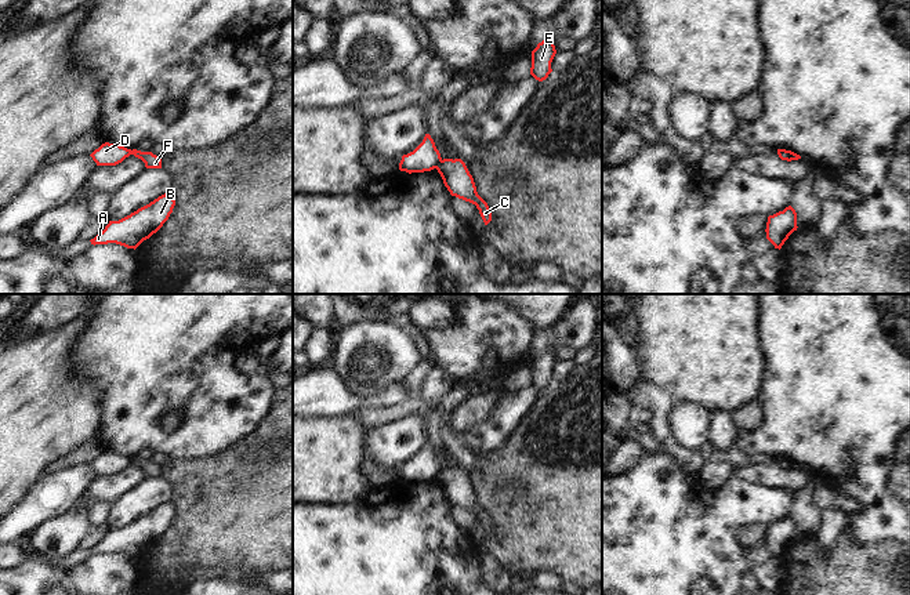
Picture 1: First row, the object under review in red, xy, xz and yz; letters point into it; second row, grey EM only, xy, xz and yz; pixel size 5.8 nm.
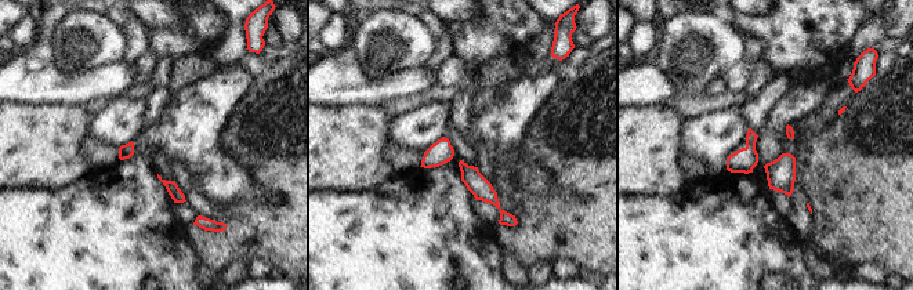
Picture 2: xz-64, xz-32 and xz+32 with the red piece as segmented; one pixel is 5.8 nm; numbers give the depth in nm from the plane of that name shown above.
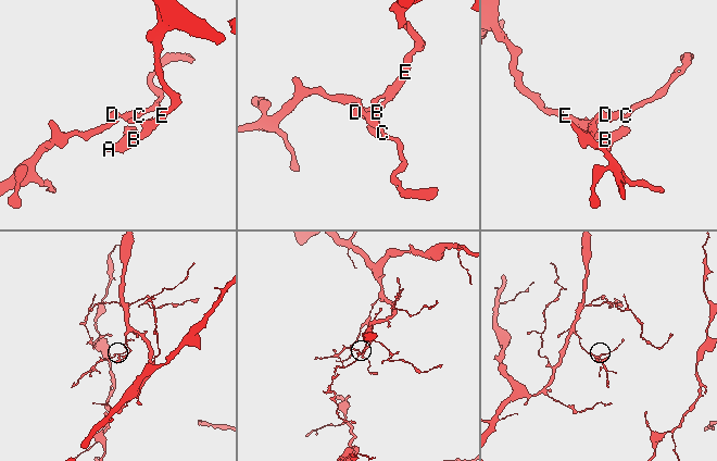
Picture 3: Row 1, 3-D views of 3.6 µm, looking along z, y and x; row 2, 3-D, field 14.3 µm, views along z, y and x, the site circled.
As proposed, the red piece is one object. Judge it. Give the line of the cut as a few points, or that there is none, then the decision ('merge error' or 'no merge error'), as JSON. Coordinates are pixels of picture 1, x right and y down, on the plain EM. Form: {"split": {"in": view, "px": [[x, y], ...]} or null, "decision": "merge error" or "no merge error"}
{"split": {"in": "xz", "px": [[441, 468], [434, 476]]}, "decision": "merge error"}

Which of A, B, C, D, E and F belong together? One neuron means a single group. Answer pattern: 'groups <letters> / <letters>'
groups A B C E F / D

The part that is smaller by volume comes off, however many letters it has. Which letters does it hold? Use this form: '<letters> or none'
D

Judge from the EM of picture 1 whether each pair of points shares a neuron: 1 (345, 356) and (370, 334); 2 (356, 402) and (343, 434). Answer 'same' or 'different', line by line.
1: same
2: different

